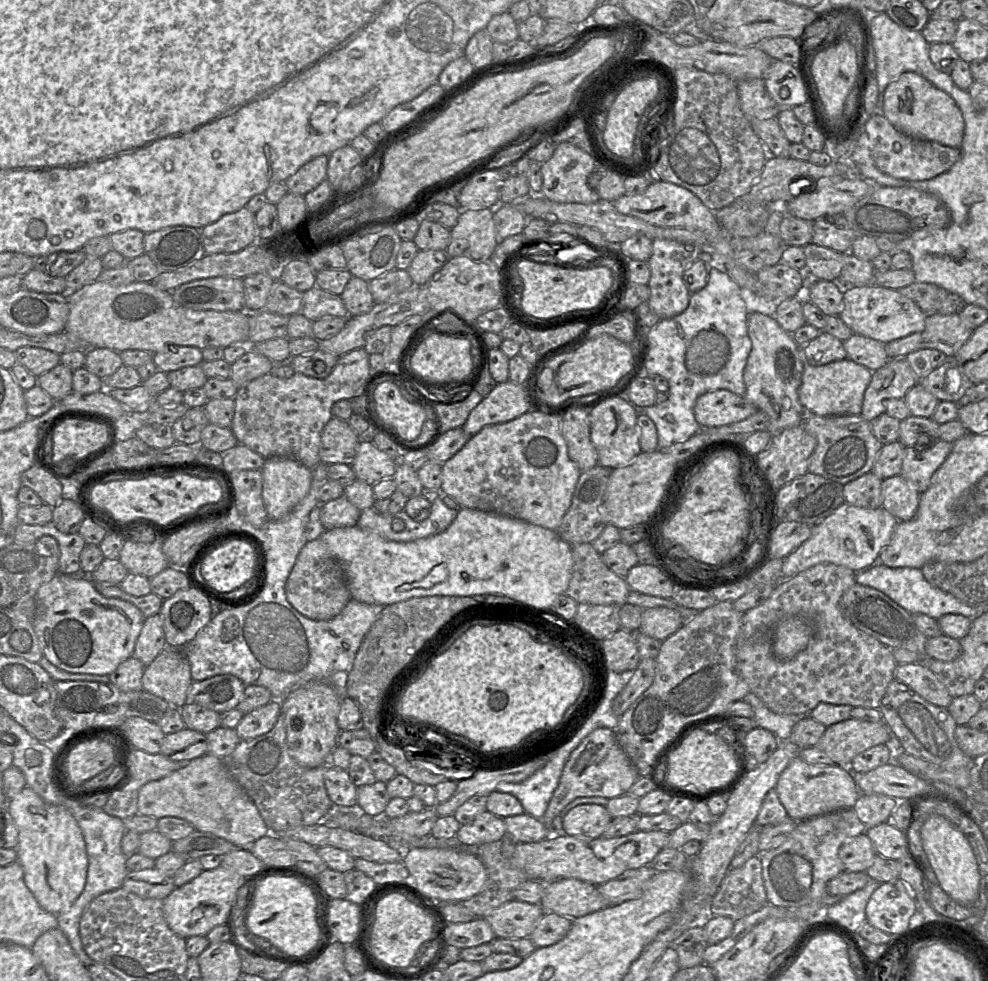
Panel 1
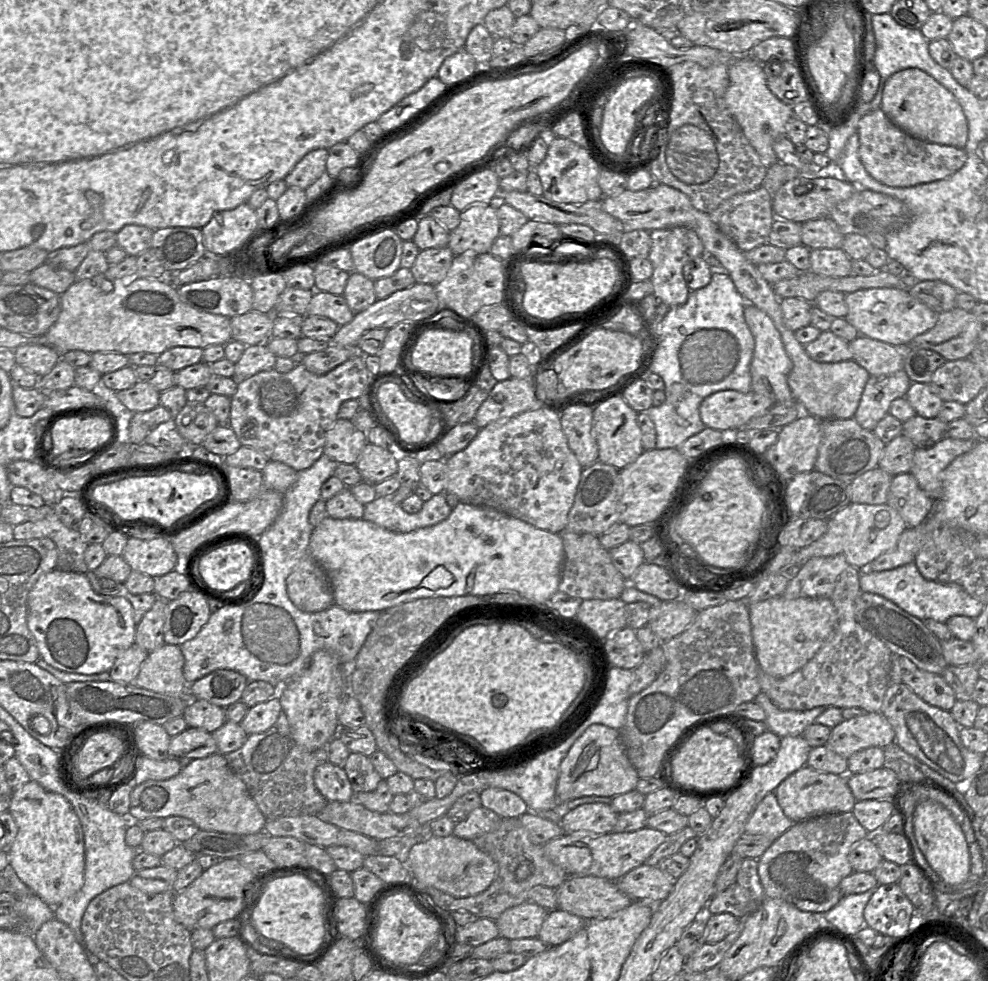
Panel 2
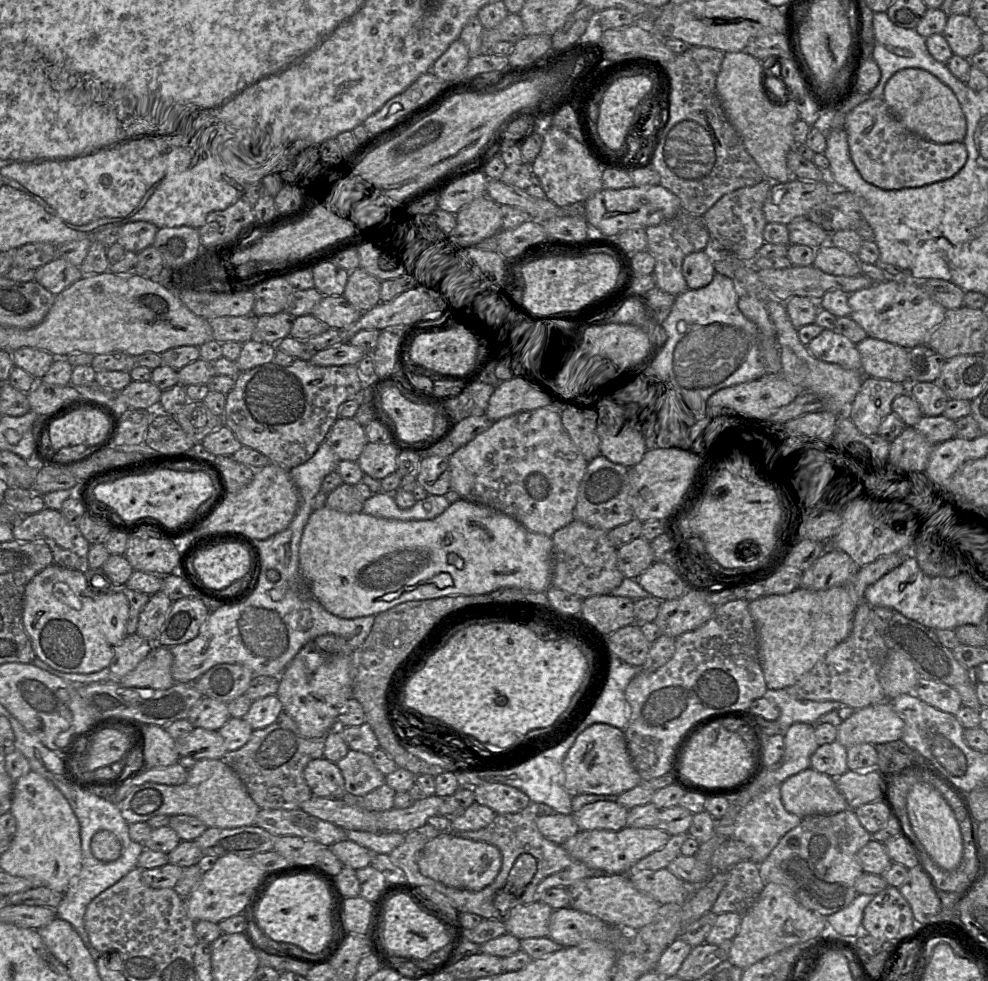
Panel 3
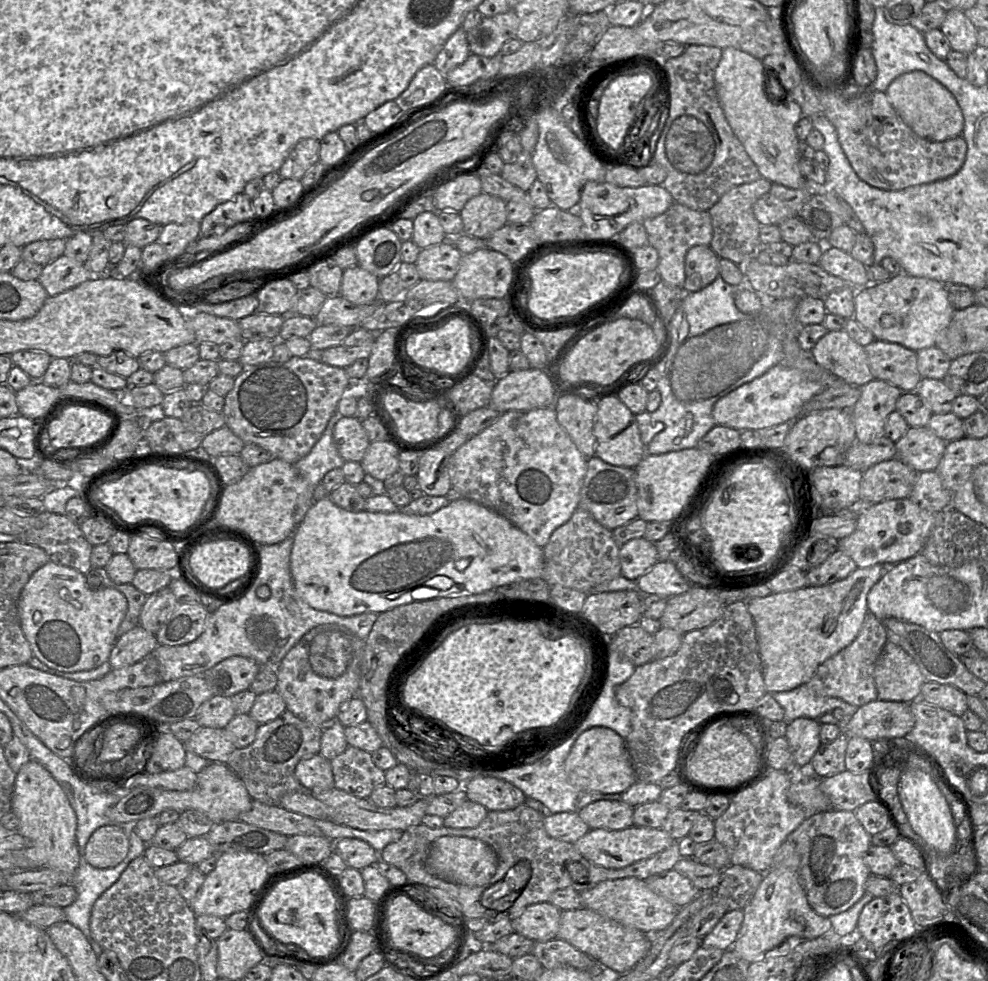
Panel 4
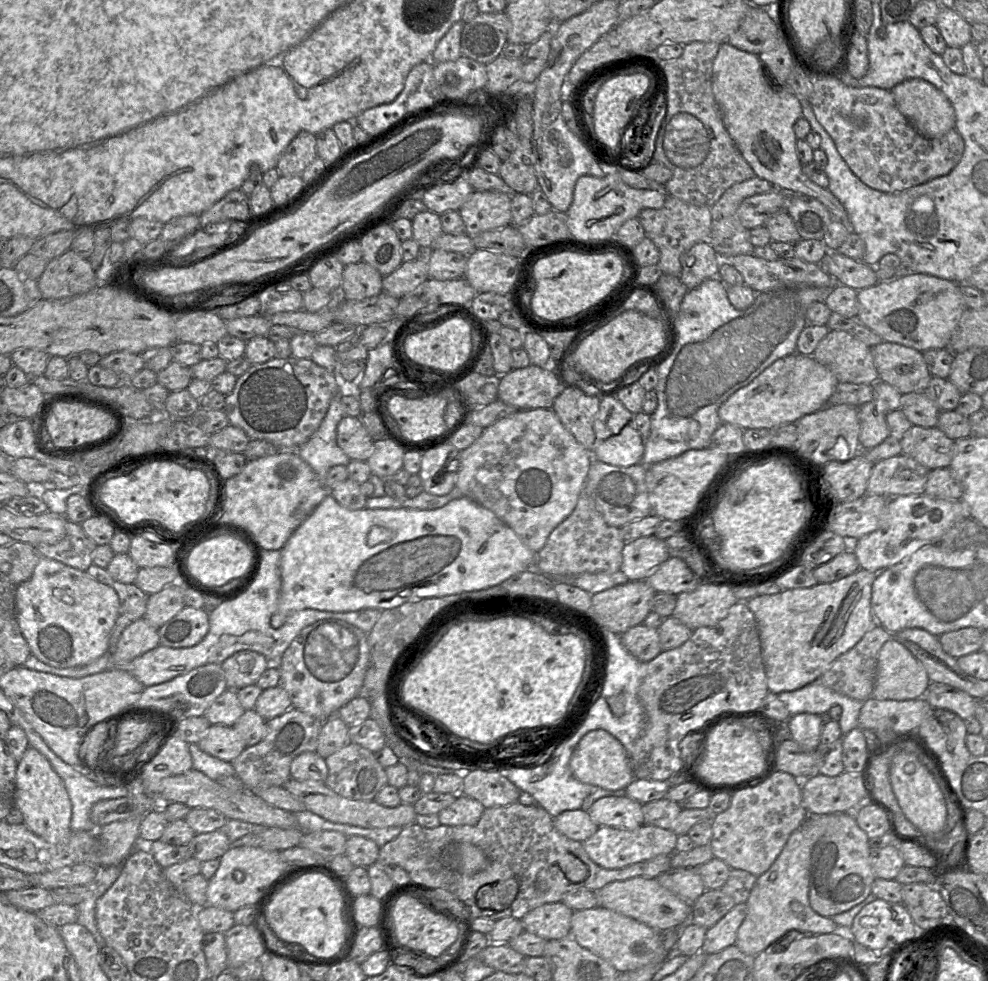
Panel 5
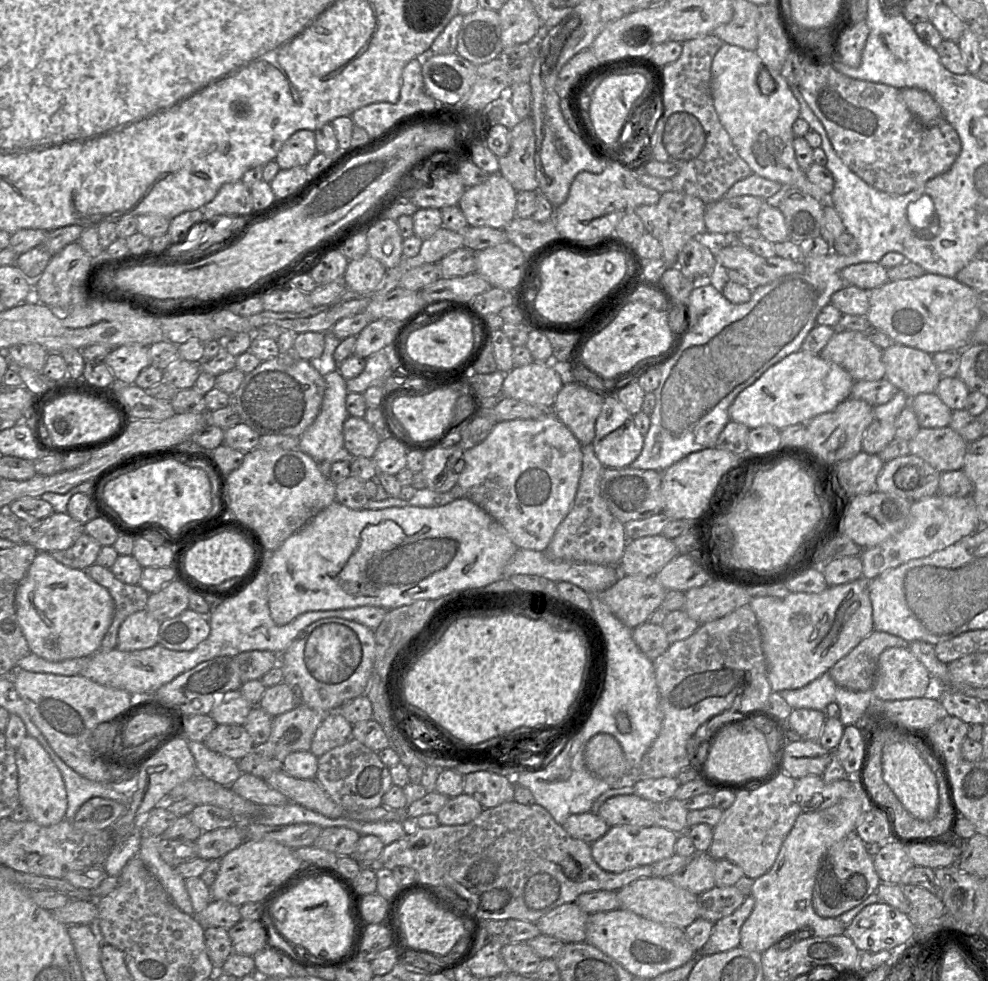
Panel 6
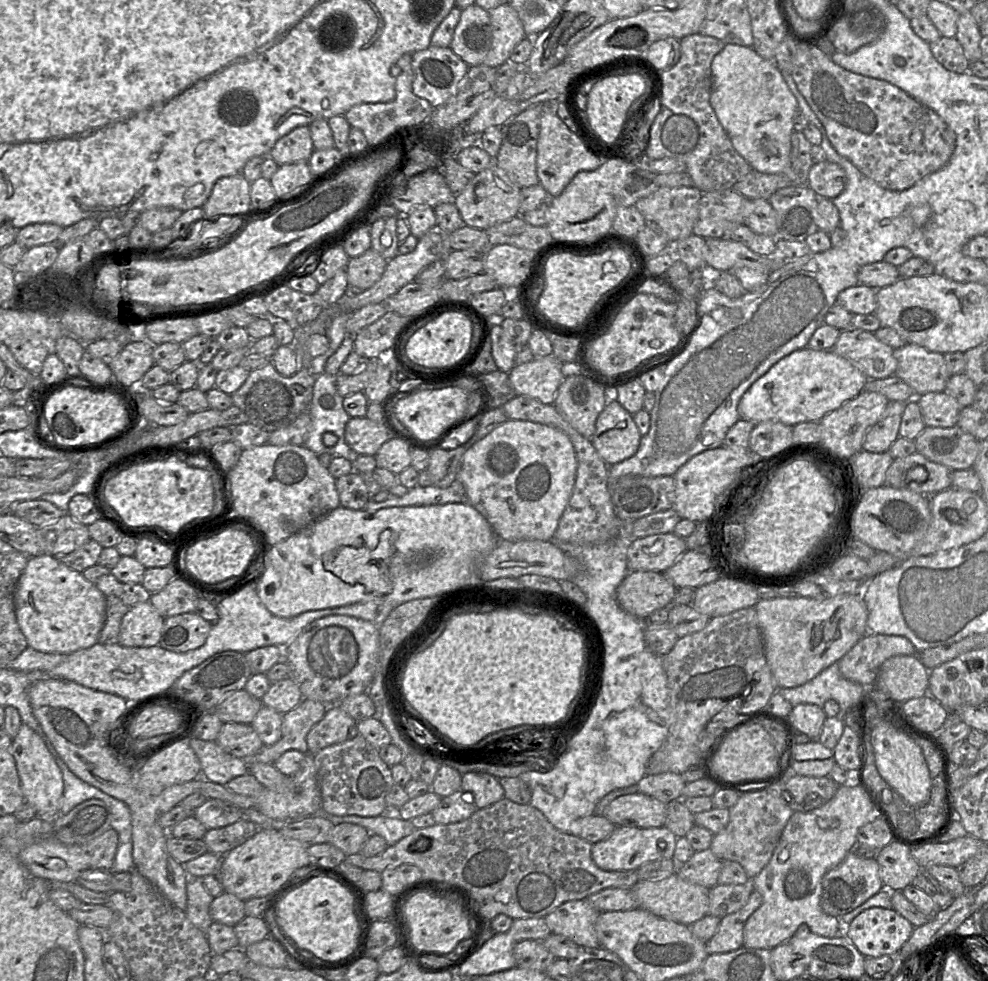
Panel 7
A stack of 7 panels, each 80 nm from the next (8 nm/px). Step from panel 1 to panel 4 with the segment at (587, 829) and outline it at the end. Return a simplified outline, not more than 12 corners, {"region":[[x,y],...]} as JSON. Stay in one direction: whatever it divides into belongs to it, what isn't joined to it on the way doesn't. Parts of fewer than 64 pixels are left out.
{"region":[[597,800],[578,810],[590,829],[623,830],[634,807]]}

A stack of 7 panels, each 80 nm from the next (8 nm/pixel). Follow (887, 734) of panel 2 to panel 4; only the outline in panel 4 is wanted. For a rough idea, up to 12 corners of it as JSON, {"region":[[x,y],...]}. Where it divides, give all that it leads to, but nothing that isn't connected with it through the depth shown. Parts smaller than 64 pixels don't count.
{"region":[[876,699],[843,734],[869,741],[905,737],[910,703]]}

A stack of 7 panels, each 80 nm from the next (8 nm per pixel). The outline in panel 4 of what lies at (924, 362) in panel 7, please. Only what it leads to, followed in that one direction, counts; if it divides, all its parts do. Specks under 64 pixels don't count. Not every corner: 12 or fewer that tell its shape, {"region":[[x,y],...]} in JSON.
{"region":[[875,339],[864,346],[875,379],[914,392],[916,352]]}

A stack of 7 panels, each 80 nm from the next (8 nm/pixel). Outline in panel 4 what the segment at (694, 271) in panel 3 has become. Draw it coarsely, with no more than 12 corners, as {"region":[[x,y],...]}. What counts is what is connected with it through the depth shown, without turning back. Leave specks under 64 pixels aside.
{"region":[[710,246],[690,248],[684,292],[697,292],[719,276]]}

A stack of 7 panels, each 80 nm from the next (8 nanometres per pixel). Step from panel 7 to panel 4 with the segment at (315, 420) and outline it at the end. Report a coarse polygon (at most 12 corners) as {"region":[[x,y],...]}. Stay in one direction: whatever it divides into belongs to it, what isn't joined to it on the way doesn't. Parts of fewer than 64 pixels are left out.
{"region":[[336,410],[310,452],[294,464],[311,486],[346,462],[333,439]]}

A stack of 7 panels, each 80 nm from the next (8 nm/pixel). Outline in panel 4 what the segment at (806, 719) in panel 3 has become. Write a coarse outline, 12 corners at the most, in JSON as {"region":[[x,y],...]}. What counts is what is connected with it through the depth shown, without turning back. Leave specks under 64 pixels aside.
{"region":[[807,684],[770,694],[784,709],[786,725],[800,717],[818,719],[841,708],[843,733],[859,708],[819,696]]}

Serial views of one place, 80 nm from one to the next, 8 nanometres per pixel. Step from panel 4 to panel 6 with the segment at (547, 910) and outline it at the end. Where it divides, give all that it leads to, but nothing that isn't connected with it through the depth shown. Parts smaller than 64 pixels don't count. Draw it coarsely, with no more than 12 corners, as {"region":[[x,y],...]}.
{"region":[[564,903],[535,922],[541,934],[585,942],[588,914]]}

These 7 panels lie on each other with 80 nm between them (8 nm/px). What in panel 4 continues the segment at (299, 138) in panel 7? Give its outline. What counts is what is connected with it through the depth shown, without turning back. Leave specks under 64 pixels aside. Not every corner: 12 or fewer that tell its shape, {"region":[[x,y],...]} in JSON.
{"region":[[300,140],[278,173],[301,178],[319,161],[320,141]]}

